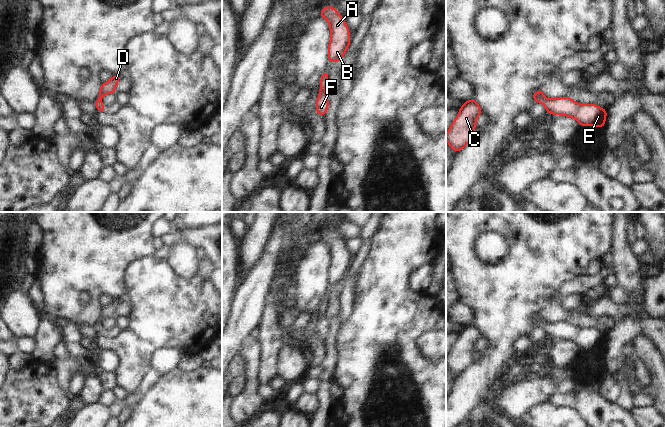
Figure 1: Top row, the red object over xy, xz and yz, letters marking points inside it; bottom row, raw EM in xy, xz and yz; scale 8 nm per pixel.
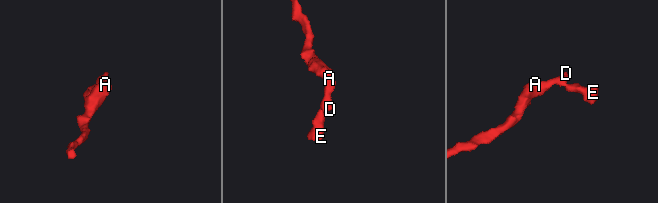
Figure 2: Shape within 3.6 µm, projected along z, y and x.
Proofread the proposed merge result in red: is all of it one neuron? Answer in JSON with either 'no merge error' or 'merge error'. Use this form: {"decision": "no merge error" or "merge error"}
{"decision": "no merge error"}

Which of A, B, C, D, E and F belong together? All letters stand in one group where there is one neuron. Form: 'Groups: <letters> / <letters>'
Groups: A B C D E F

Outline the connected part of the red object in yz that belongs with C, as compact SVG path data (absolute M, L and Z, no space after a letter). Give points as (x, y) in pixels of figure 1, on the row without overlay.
M474 323L465 325L459 333L459 338L446 358L449 370L456 377L475 362L473 355L476 352L477 342L481 337L481 332Z

